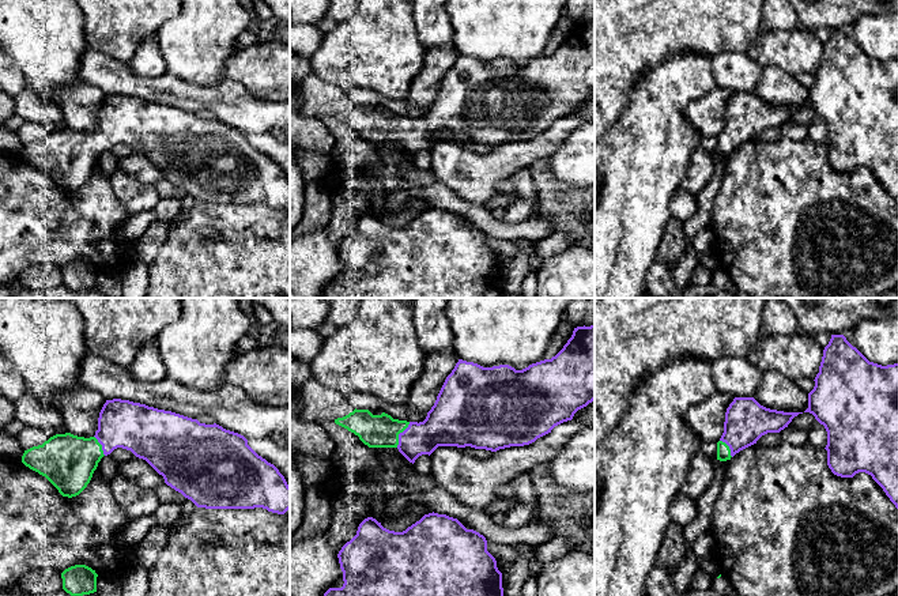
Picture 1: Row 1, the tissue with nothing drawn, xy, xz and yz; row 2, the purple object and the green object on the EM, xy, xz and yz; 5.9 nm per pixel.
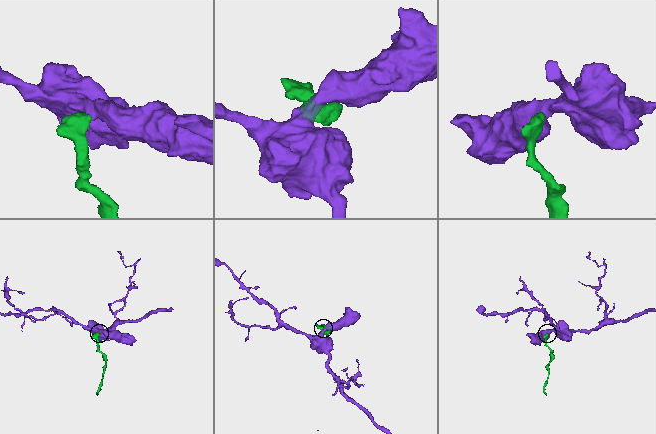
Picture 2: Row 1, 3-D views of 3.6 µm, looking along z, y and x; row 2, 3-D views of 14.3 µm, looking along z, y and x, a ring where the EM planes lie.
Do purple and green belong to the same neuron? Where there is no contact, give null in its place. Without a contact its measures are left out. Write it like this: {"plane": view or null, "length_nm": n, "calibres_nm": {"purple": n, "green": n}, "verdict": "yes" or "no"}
{"plane": "xz", "length_nm": 170, "calibres_nm": {"purple": 200, "green": 190}, "verdict": "yes"}

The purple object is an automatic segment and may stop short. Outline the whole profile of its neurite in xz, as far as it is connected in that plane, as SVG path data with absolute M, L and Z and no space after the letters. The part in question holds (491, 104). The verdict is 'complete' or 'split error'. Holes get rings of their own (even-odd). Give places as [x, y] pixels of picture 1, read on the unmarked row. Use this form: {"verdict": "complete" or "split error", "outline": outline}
{"verdict": "split error", "outline": "M595 19L577 22L563 44L551 54L529 60L516 65L509 60L483 63L473 57L459 54L452 68L446 72L437 95L423 117L407 117L393 114L382 107L373 110L369 105L354 105L335 118L359 132L369 143L397 143L410 156L422 150L431 150L438 142L471 142L497 147L510 142L524 142L551 128L551 125L567 116L574 109L595 95Z"}

